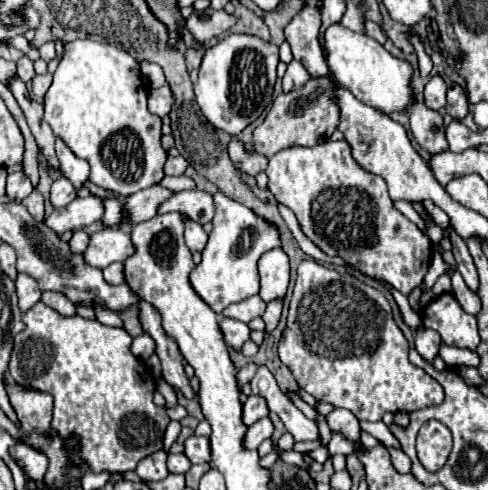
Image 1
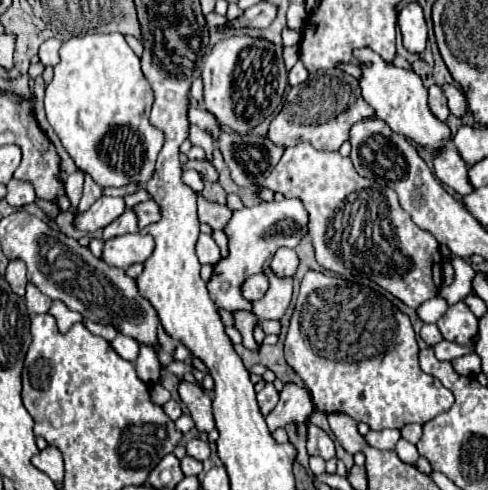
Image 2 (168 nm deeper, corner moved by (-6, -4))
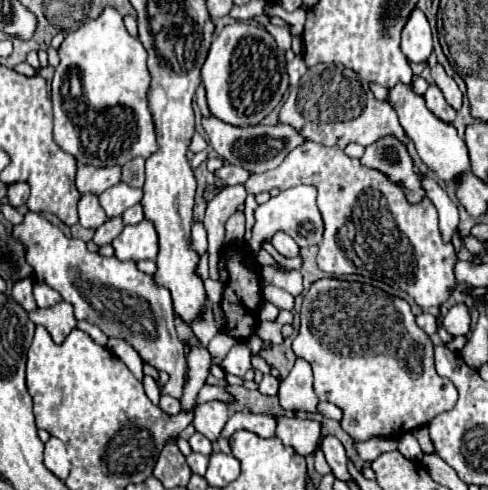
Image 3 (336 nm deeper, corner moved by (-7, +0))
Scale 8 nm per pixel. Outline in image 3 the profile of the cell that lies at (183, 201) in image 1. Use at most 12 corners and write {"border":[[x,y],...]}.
{"border":[[133,205],[123,213],[125,225],[143,221],[143,207]]}

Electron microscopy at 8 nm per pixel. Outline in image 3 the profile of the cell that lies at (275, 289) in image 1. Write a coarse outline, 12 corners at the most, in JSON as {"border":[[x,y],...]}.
{"border":[[277,231],[271,243],[281,255],[295,257],[299,253],[287,233]]}

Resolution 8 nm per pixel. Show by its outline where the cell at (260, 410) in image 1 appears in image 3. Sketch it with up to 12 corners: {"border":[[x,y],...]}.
{"border":[[263,375],[259,391],[265,395],[277,395],[279,379]]}

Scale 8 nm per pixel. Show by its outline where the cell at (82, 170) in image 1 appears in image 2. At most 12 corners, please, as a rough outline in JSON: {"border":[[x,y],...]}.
{"border":[[84,173],[84,193],[78,211],[86,211],[100,195],[102,187]]}

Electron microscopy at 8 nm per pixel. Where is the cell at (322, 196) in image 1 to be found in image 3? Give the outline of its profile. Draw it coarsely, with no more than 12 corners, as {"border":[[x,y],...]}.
{"border":[[307,141],[245,183],[313,185],[321,271],[441,307],[457,253],[435,205],[339,147]]}

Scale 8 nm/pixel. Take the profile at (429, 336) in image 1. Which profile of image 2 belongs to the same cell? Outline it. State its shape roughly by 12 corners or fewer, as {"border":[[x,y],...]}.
{"border":[[424,325],[420,337],[434,347],[442,341],[436,325]]}

